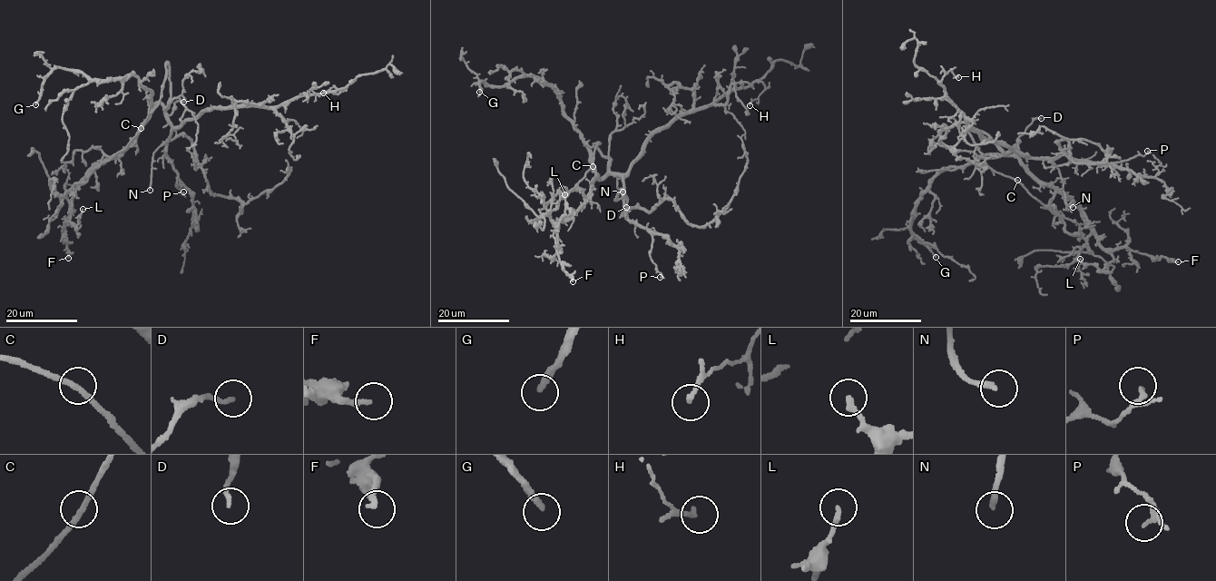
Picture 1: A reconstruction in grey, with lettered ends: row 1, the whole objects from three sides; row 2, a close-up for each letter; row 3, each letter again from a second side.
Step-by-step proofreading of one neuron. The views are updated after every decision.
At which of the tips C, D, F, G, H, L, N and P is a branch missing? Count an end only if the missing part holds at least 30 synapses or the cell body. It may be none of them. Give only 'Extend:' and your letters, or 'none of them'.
Extend: G, N

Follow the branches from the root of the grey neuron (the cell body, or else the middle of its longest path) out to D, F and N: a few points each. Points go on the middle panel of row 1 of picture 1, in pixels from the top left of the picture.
D: (622, 174), (614, 174), (618, 188), (627, 199), (626, 207)
F: (622, 174), (596, 178), (585, 204), (554, 222), (559, 260), (573, 281)
N: (622, 174), (622, 195), (615, 201), (621, 188), (622, 192)

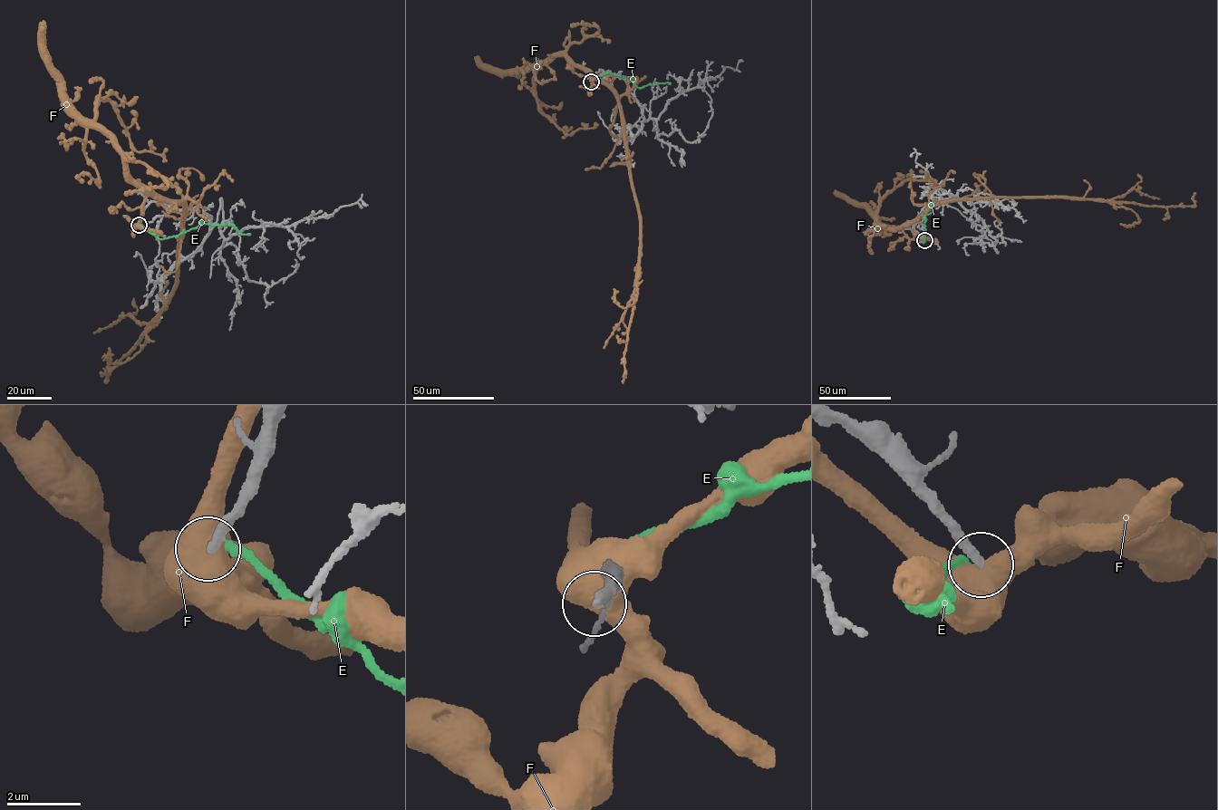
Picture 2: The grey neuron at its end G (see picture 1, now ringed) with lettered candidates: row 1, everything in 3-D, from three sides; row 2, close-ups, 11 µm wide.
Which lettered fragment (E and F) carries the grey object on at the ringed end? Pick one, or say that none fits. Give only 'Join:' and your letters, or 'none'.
Join: none

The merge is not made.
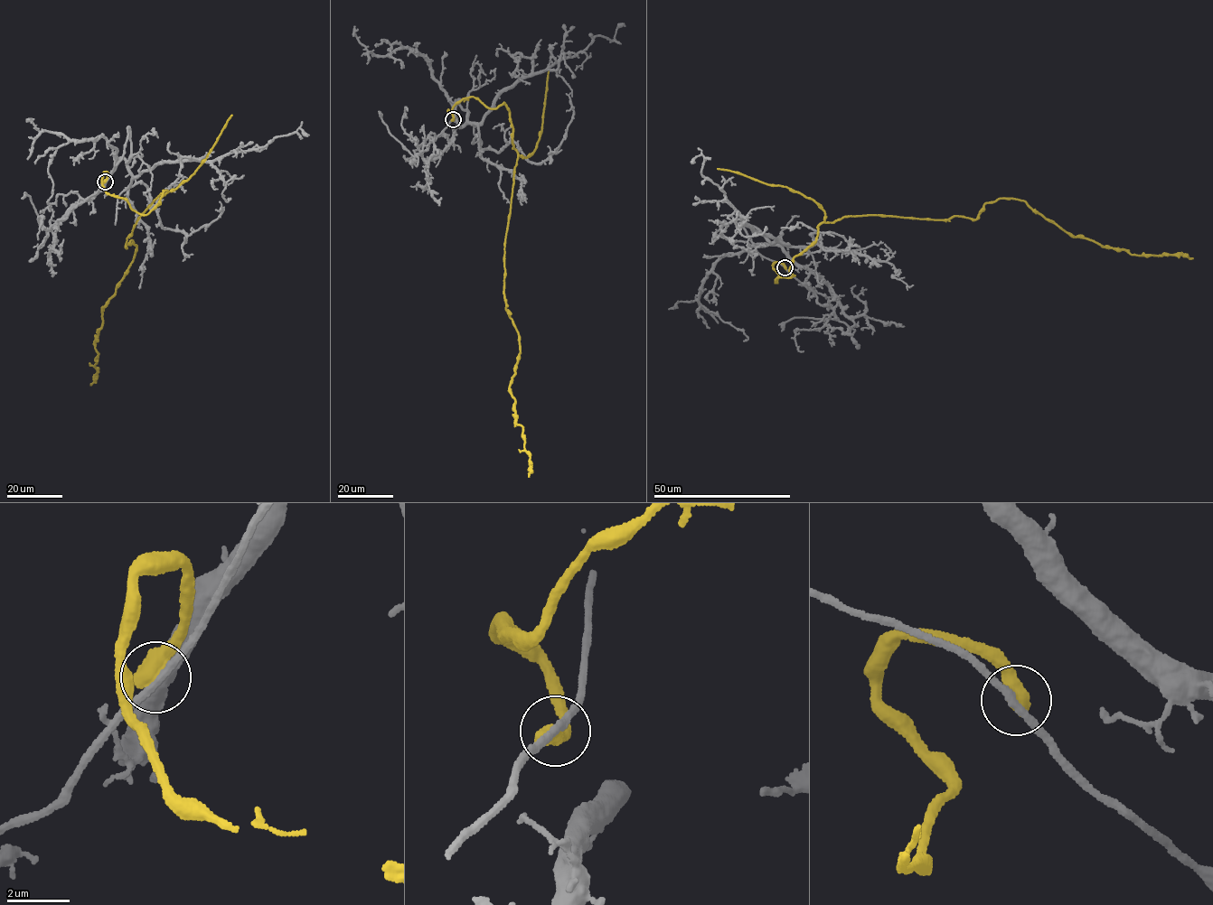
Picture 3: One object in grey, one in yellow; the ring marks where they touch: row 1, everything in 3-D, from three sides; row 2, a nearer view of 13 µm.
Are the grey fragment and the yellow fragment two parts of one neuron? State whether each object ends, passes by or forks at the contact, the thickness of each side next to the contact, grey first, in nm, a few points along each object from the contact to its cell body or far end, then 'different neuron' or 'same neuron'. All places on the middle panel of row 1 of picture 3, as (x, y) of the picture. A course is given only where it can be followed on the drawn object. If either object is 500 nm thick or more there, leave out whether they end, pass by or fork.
220/650 nm | grey via (453, 119), (449, 141), (521, 79), (625, 26) | yellow via (453, 119), (448, 109), (471, 97), (510, 113), (517, 154), (503, 291), (519, 336), (510, 394), (529, 477) | different neuron

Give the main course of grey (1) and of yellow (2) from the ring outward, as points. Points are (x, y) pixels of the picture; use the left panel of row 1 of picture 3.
1: (105, 181), (88, 198), (121, 158), (136, 176), (160, 162), (209, 162), (249, 151), (299, 128), (309, 135)
2: (105, 181), (107, 172), (105, 191), (144, 215), (167, 191), (127, 237), (136, 247), (101, 312), (90, 385)

